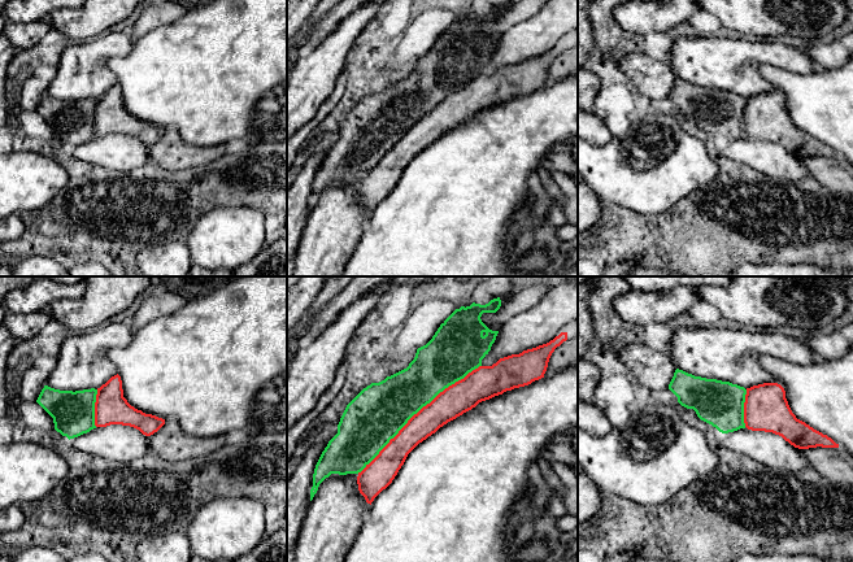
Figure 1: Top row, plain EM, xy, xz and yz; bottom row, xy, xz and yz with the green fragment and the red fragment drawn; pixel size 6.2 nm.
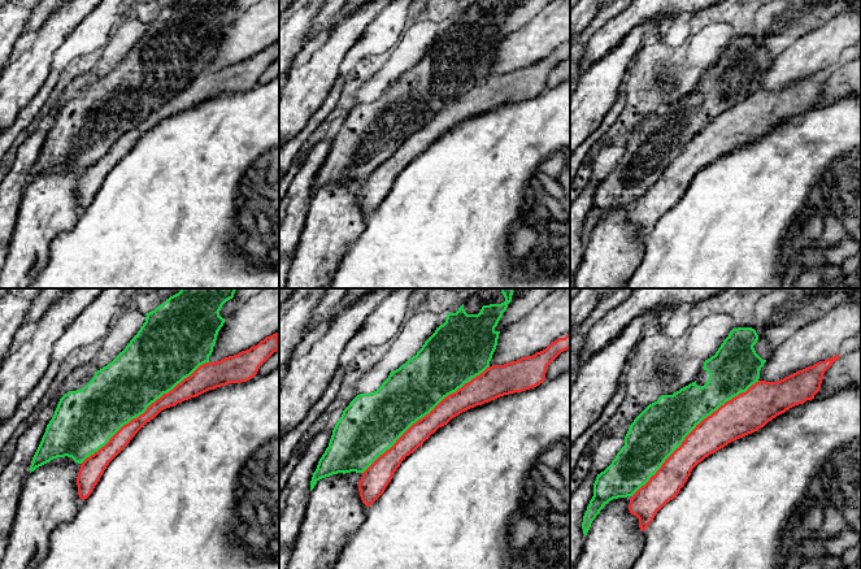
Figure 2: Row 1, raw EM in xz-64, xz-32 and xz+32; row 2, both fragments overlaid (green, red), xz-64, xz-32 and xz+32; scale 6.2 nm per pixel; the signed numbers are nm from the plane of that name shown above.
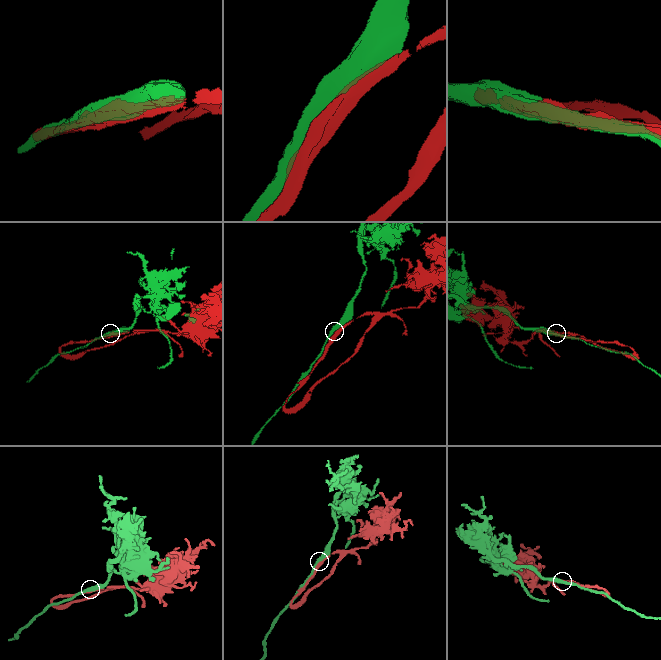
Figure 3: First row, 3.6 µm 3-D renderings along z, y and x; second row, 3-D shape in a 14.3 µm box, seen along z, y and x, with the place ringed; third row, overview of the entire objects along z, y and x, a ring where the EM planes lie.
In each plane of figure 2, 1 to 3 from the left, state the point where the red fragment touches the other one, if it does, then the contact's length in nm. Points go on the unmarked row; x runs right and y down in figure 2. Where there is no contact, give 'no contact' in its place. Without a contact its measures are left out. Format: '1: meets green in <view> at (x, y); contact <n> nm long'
1: meets green in xz-64 at (144, 120); contact 1000 nm long
2: meets green in xz-32 at (425, 124); contact 1050 nm long
3: meets green in xz+32 at (692, 138); contact 1050 nm long

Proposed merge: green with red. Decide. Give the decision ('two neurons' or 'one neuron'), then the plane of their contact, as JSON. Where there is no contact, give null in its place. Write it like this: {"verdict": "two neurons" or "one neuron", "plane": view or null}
{"verdict": "one neuron", "plane": "xz"}

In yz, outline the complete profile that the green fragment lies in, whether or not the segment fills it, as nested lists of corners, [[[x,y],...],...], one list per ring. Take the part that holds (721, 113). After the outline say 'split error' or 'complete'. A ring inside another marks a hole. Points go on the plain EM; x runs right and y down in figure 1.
[[[676,78],[669,93],[669,99],[678,106],[678,112],[693,118],[697,126],[715,136],[722,143],[748,138],[752,140],[773,141],[798,158],[809,157],[839,157],[831,147],[814,139],[796,127],[785,108],[784,97],[778,92],[763,92],[744,97],[730,91],[695,86]]]; split error

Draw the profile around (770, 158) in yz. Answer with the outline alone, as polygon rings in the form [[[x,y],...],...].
[[[745,136],[722,143],[721,153],[773,178],[796,182],[810,175],[801,158],[773,141],[752,140]]]

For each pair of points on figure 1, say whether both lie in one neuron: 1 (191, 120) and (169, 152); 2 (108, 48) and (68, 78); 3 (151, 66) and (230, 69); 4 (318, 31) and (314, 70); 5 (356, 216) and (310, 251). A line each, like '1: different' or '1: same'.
1: different
2: same
3: same
4: different
5: same

